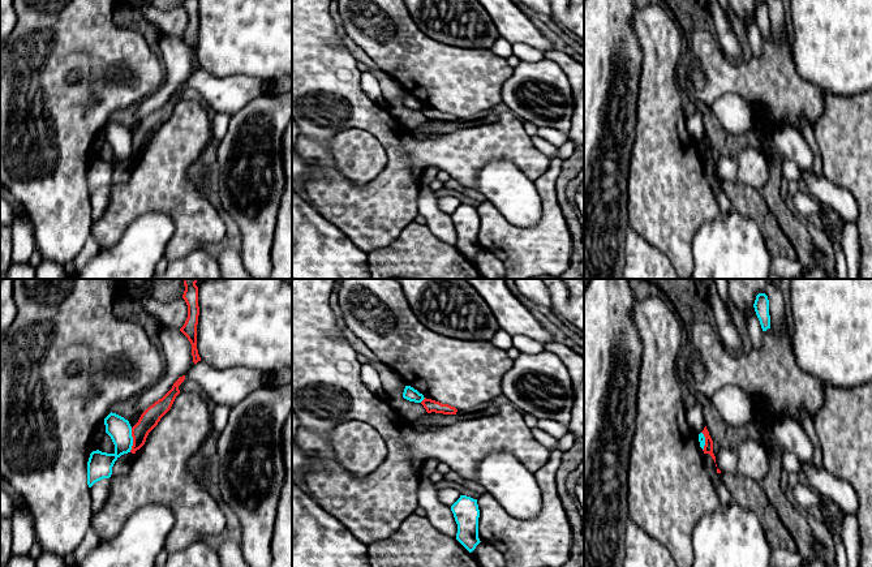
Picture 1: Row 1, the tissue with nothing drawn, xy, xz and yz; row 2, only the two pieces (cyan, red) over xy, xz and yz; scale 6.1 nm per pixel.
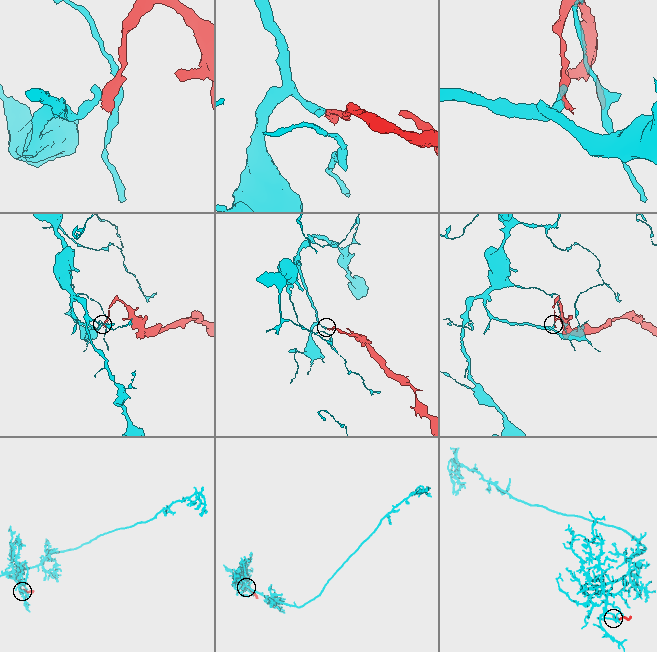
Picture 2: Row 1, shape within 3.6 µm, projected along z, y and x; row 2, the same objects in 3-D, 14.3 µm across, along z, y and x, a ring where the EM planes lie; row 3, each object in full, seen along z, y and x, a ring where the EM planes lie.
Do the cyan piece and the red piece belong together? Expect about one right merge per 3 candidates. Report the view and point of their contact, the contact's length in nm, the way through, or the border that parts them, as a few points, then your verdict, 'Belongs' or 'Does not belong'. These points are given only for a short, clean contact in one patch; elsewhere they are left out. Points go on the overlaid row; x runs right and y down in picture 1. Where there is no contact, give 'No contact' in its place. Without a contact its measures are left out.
Touches cyan at xy (132, 439). Shared border 150 nm. Boundary: xy (132, 428), (132, 449), (129, 451). Does not belong

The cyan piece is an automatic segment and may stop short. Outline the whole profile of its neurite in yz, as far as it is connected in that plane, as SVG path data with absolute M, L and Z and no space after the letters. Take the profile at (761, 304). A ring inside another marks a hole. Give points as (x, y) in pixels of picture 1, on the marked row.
M759 293L753 304L756 315L760 321L763 331L770 328L769 300L765 293Z

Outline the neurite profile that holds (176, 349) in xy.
M160 325L158 334L166 370L156 383L137 396L137 417L134 421L129 421L132 428L150 405L162 399L172 388L173 383L196 365L192 356L192 344L180 330Z

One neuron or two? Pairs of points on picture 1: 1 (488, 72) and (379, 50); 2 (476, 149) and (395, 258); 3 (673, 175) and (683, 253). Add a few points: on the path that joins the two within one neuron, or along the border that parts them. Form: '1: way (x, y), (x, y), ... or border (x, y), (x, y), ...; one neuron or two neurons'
1: way (460, 72), (432, 72), (407, 55); one neuron
2: border (413, 220), (391, 243); two neurons
3: way (673, 194), (673, 233); one neuron

